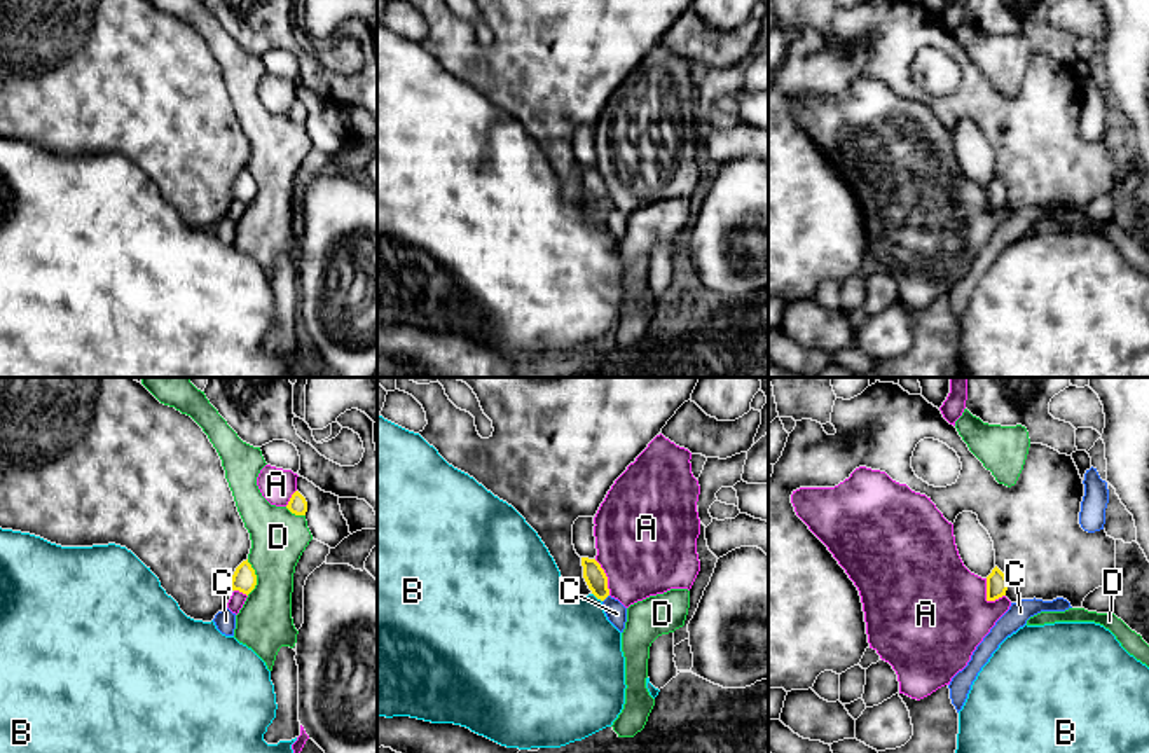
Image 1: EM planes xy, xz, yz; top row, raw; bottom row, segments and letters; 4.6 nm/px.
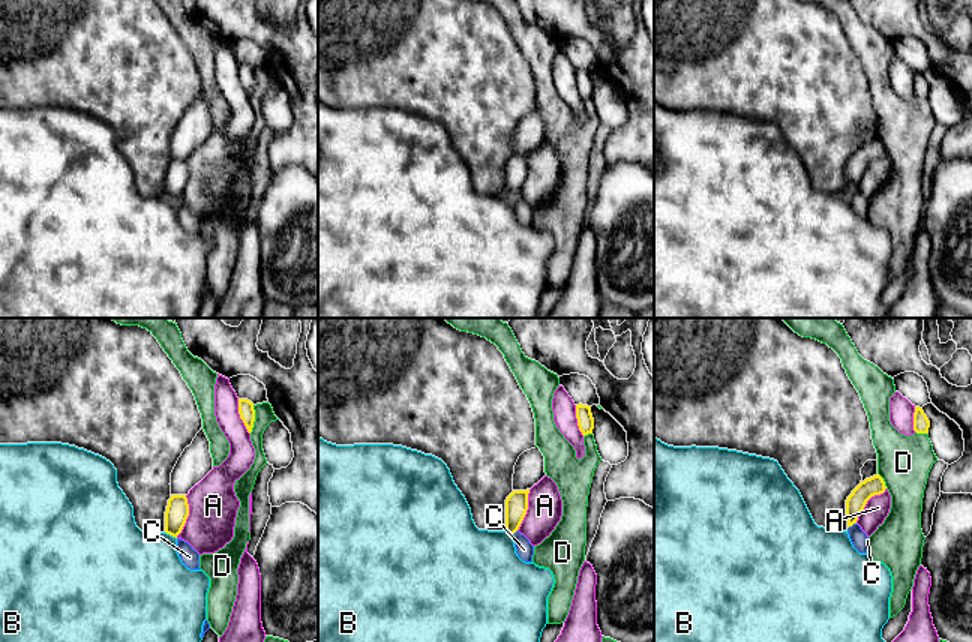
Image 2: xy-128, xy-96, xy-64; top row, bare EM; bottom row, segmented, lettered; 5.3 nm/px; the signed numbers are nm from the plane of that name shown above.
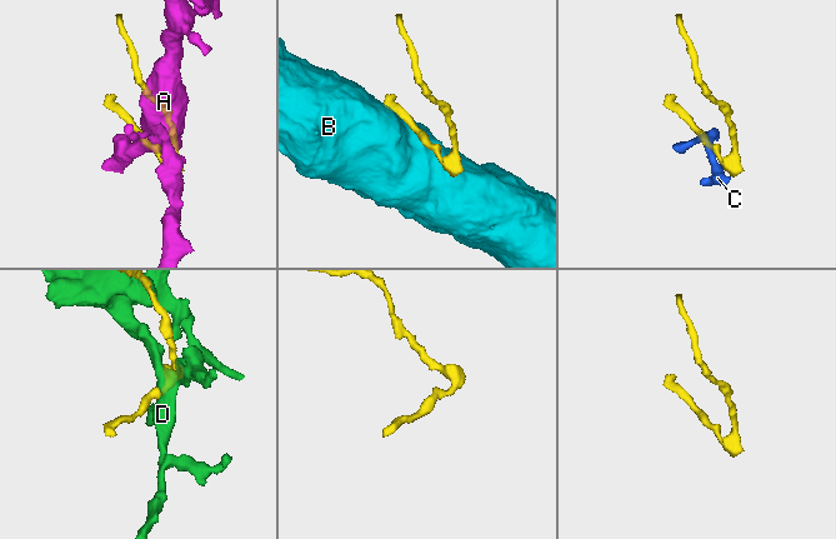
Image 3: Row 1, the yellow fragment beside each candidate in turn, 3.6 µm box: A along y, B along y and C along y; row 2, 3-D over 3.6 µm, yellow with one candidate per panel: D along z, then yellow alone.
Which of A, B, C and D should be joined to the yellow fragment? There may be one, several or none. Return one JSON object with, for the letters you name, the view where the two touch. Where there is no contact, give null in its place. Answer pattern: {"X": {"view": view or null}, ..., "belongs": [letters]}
{"belongs": []}

